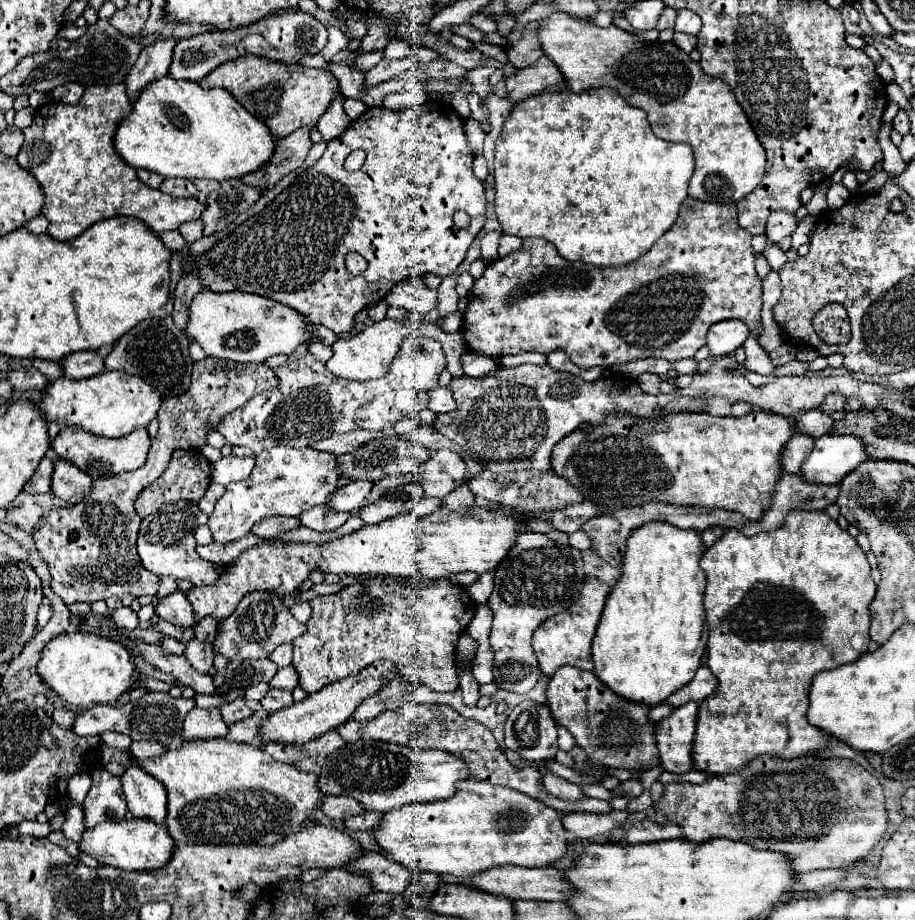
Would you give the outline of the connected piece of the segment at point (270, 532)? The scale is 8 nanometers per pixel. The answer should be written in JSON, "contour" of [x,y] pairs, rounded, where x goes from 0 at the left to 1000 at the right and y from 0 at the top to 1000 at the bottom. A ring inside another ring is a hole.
{"contour":[[[297,560],[295,564],[286,564],[286,568],[280,568],[278,571],[278,582],[282,584],[299,584],[304,579],[310,579],[310,577],[317,577],[317,575],[323,575],[328,568],[326,564],[321,562],[308,562],[308,560]]]}

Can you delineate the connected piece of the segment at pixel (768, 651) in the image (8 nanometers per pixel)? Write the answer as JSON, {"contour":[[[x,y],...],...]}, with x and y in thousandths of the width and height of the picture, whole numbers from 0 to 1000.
{"contour":[[[863,555],[857,564],[857,571],[842,577],[842,579],[828,579],[824,584],[811,582],[807,575],[796,575],[776,597],[769,599],[765,608],[765,618],[772,623],[772,645],[769,645],[769,662],[772,662],[772,675],[774,675],[774,725],[776,729],[785,736],[785,749],[780,755],[769,760],[763,768],[763,786],[761,786],[761,801],[756,808],[756,827],[758,836],[776,840],[776,842],[793,842],[809,838],[815,834],[824,823],[828,821],[850,821],[850,823],[874,823],[881,818],[892,818],[901,814],[903,810],[909,808],[909,803],[881,786],[881,773],[883,773],[883,751],[887,736],[896,729],[911,727],[925,721],[936,718],[940,712],[946,710],[946,703],[951,699],[949,692],[949,682],[951,682],[951,668],[949,660],[955,651],[957,645],[957,634],[951,627],[951,614],[946,610],[944,599],[936,590],[933,584],[929,584],[922,575],[916,573],[916,568],[905,562],[901,555]]]}

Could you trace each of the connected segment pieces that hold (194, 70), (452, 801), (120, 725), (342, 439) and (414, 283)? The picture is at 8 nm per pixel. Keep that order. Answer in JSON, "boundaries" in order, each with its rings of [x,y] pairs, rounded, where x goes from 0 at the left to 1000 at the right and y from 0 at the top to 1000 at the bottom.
{"boundaries":[[[[313,12],[306,16],[297,16],[293,21],[286,21],[282,25],[275,25],[273,29],[264,29],[260,34],[219,36],[219,38],[195,45],[188,60],[186,84],[201,86],[201,88],[216,88],[225,84],[230,77],[234,77],[240,68],[247,68],[267,60],[282,60],[282,62],[319,71],[319,68],[326,68],[326,64],[330,64],[332,60],[350,58],[356,45],[358,45],[356,27],[350,25],[345,18],[332,12]]],[[[509,847],[498,851],[498,862],[485,871],[452,873],[439,879],[424,882],[409,901],[409,912],[415,927],[424,934],[442,940],[450,949],[494,949],[494,951],[518,951],[542,940],[568,940],[568,942],[597,942],[619,927],[619,903],[614,899],[610,882],[595,873],[579,868],[557,855],[542,855],[531,849]]],[[[160,753],[160,758],[146,764],[116,764],[103,766],[90,775],[85,775],[79,795],[87,801],[109,799],[111,795],[129,795],[140,799],[144,805],[170,805],[179,812],[188,812],[192,805],[199,805],[199,786],[203,775],[212,768],[212,760],[190,760],[184,753]]],[[[383,468],[376,473],[363,473],[358,477],[350,477],[348,482],[341,482],[339,486],[343,490],[356,490],[361,495],[376,495],[411,475],[417,475],[417,468]]],[[[452,301],[435,308],[420,327],[426,334],[437,334],[463,342],[479,334],[479,318],[474,314],[468,314],[461,301]]]]}

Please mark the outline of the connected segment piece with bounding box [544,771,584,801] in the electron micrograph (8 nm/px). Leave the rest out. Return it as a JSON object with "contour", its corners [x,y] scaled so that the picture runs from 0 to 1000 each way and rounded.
{"contour":[[[597,838],[597,842],[595,842],[595,855],[597,855],[597,860],[601,864],[612,866],[612,868],[630,871],[630,868],[638,866],[632,853],[627,853],[627,851],[623,851],[623,849],[619,849],[619,847],[610,845],[610,842],[605,842],[603,838]]]}

